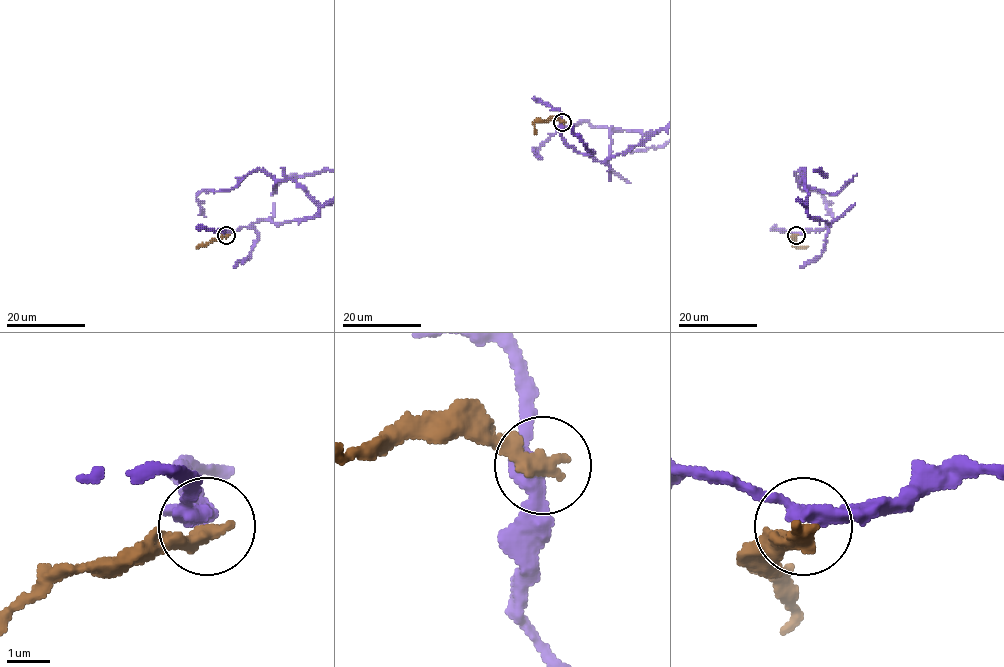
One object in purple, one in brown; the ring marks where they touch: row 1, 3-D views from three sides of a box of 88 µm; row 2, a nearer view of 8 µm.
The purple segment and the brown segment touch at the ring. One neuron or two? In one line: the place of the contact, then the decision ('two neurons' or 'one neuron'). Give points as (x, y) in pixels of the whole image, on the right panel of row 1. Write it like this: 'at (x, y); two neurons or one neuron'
at (796, 235); two neurons

